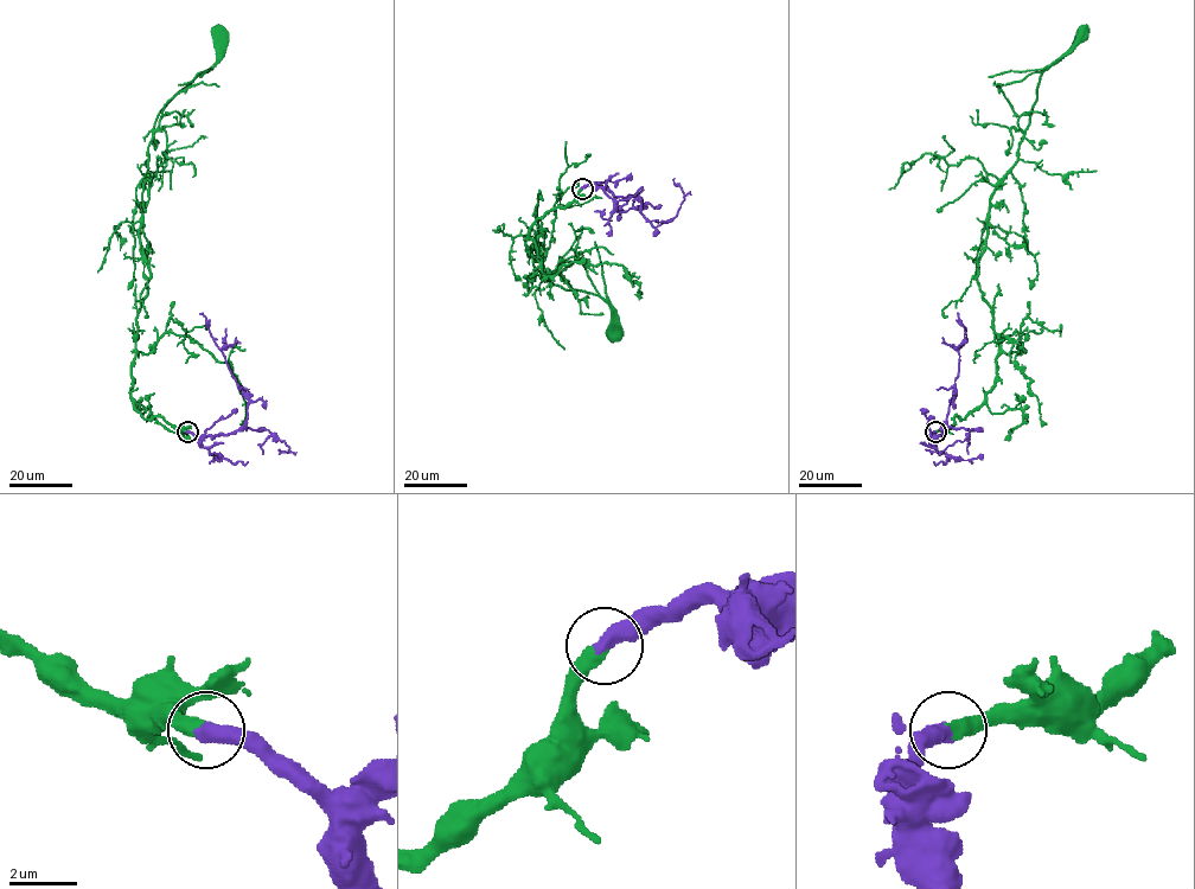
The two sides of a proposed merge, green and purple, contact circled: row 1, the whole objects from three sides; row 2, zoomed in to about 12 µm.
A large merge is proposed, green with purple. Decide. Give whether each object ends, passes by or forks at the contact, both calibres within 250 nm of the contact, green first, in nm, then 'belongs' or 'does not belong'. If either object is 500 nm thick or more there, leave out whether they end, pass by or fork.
calibres 440 and 500 nm; belongs

